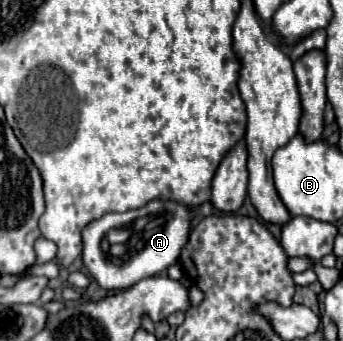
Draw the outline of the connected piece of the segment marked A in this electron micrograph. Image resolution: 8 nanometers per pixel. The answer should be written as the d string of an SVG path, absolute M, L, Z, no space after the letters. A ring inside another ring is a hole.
M154 199L140 209L124 213L106 213L100 219L90 221L82 229L82 263L90 277L108 291L126 291L146 277L154 277L176 265L184 245L188 243L192 225L192 209L178 201ZM124 229L120 243L108 237L108 231ZM112 253L112 255L110 255Z

